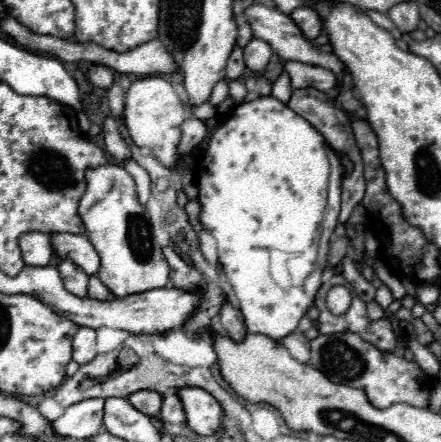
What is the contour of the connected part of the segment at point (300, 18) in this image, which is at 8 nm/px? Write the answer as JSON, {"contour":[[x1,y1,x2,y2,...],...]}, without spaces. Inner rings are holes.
{"contour":[[300,6,300,8,292,10,290,18,294,20,294,24,302,30,304,38,308,38,308,40,314,40,322,32,322,20,320,20,318,12,312,10,310,6]]}

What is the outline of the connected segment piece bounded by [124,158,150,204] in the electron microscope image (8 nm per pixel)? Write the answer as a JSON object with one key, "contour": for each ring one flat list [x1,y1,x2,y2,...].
{"contour":[[128,158,124,162,124,168,134,178,136,186,138,186,138,198,140,198,140,202,146,204,148,198,150,198,150,176,148,176,148,172,142,166,138,166,132,158]]}

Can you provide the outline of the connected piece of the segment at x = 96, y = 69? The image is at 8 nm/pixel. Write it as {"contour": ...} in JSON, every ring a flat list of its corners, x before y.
{"contour":[[92,66,90,70,88,70,88,78,90,78,90,82,94,84,94,86,98,86,98,88,104,88,104,90,108,90,110,86,112,86,112,82,114,82,114,72,108,68,108,66]]}

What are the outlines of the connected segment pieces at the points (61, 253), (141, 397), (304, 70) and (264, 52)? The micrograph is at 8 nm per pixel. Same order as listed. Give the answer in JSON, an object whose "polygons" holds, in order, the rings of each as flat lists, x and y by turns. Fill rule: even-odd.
{"polygons":[[[52,234,52,250,58,258,76,262,88,276,96,274,100,268,100,258,84,234]],[[138,390,136,394,132,394,130,398,130,404,136,408,136,410,140,410,142,414,146,414,146,416,158,416,158,412,160,412,160,406,162,406,162,396,158,394,158,392,154,392,154,390]],[[286,62,284,70,292,78,292,88,316,88,320,92,330,92,338,84,336,74,320,66,308,66,302,62]],[[252,38,248,46,244,48,246,66,252,72,264,72,270,62,270,56,272,56,272,48,264,40,258,40,258,38]]]}

